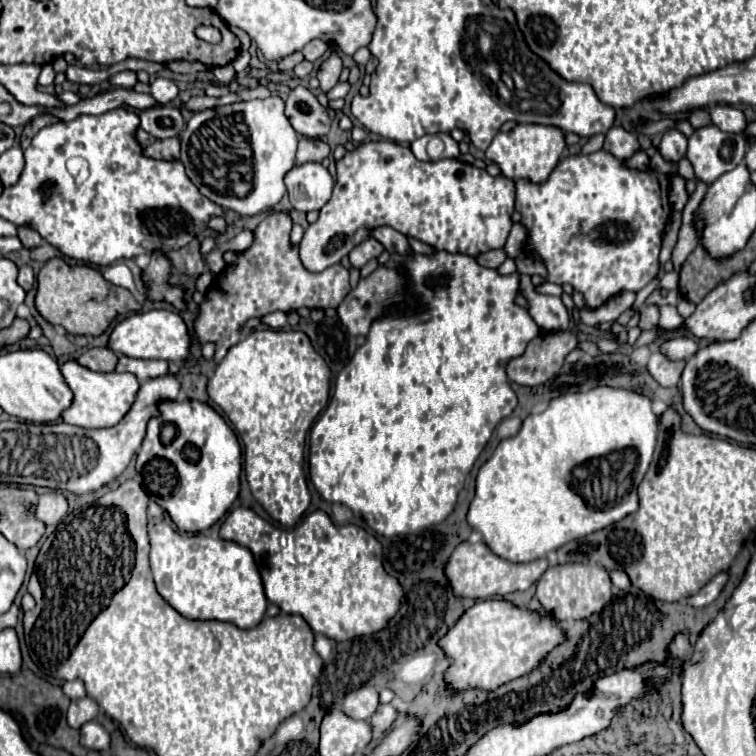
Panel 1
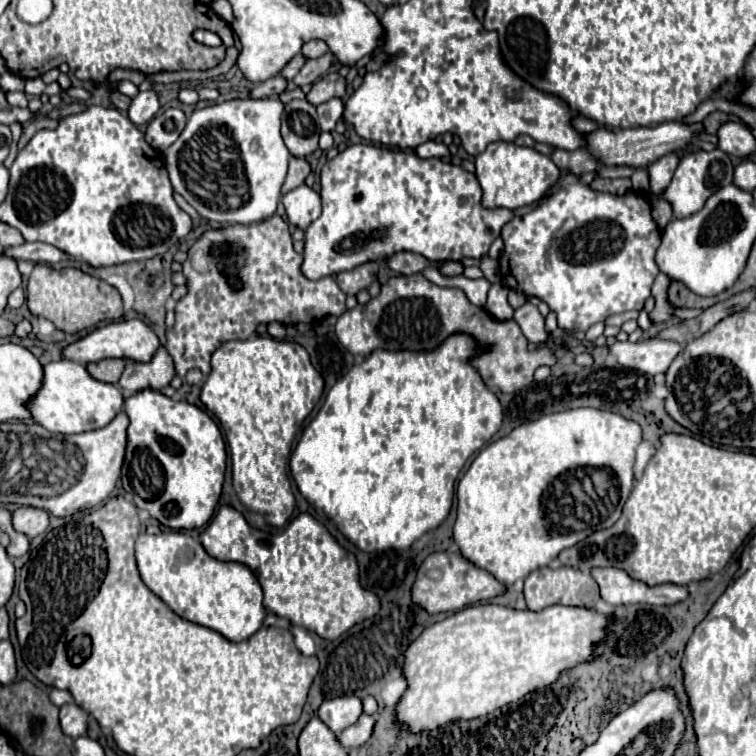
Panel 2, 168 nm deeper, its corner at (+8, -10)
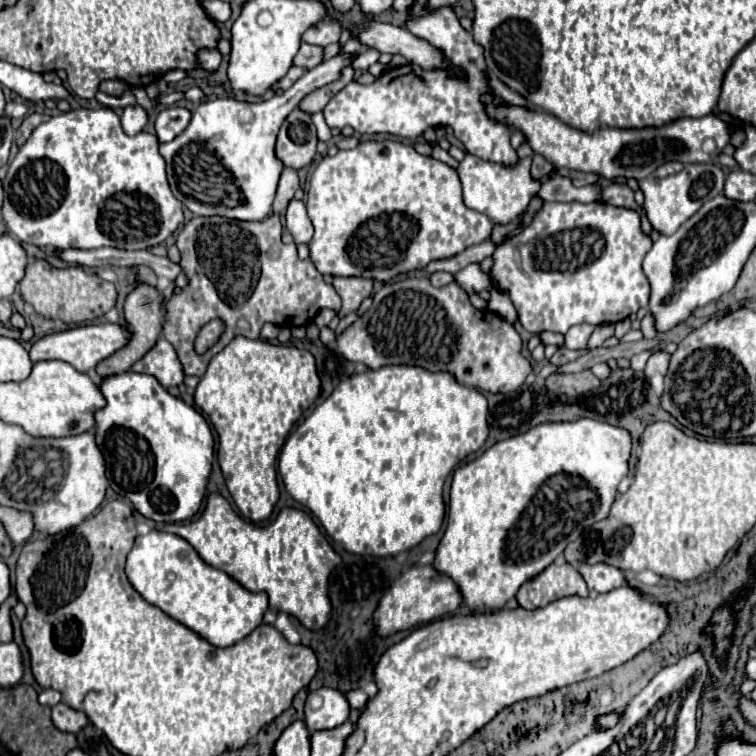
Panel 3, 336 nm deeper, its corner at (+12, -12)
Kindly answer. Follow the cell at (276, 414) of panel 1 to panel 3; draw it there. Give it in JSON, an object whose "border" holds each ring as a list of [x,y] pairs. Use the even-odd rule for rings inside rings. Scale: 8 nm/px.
{"border":[[[236,336],[218,352],[194,392],[196,406],[208,414],[218,434],[218,462],[226,486],[242,512],[252,522],[268,520],[278,502],[276,460],[292,426],[320,394],[314,356],[294,346],[270,344]]]}

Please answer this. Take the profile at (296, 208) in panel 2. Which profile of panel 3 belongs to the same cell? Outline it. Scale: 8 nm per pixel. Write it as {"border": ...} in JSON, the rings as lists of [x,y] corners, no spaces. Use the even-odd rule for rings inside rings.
{"border":[[[292,200],[286,210],[286,228],[292,234],[294,242],[308,244],[312,238],[312,222],[306,212],[306,204],[302,200]]]}

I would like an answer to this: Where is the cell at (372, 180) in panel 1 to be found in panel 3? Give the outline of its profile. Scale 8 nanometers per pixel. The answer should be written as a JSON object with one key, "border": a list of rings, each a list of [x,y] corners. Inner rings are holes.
{"border":[[[392,140],[360,142],[352,150],[324,156],[310,178],[306,208],[314,224],[314,236],[308,244],[310,260],[320,274],[330,276],[362,276],[388,282],[402,272],[424,268],[430,260],[452,258],[464,248],[488,240],[492,232],[492,220],[464,204],[462,184],[454,168]]]}

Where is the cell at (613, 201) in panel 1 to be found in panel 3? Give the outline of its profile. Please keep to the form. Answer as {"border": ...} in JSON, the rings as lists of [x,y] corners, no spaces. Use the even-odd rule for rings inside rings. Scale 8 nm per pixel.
{"border":[[[544,202],[542,208],[534,214],[532,224],[496,248],[492,256],[494,266],[490,270],[490,278],[496,288],[510,294],[518,310],[520,324],[526,330],[532,334],[542,330],[566,334],[570,326],[620,322],[648,306],[650,284],[642,272],[642,260],[648,254],[648,248],[652,248],[652,240],[642,232],[636,210],[618,208],[606,202]],[[546,240],[550,240],[550,250],[554,250],[554,256],[548,256]]]}

